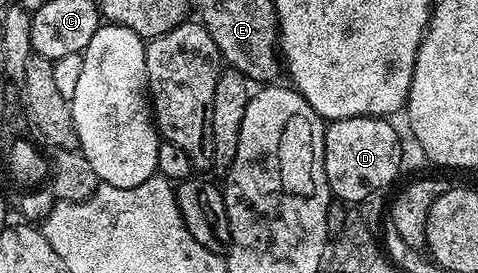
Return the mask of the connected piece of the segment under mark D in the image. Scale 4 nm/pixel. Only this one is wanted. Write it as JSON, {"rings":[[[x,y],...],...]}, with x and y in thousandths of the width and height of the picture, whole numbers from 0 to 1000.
{"rings":[[[751,425],[697,440],[678,476],[682,652],[705,736],[751,751],[766,711],[803,703],[841,630],[839,513],[812,432]]]}

